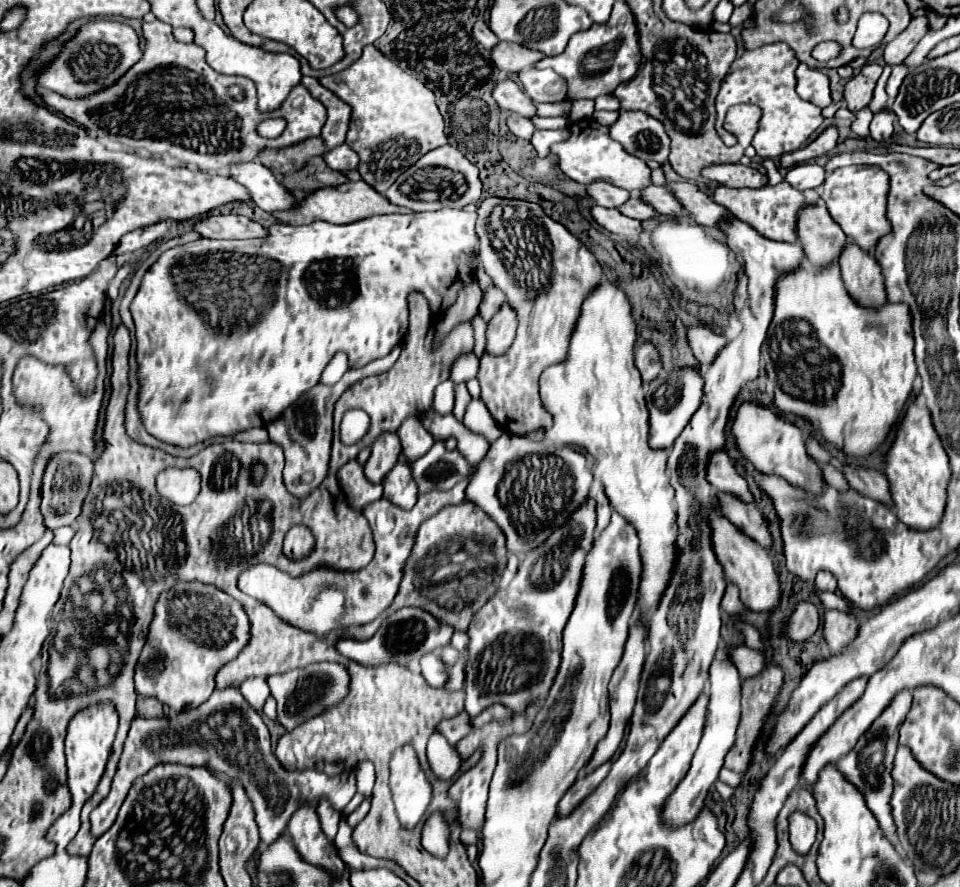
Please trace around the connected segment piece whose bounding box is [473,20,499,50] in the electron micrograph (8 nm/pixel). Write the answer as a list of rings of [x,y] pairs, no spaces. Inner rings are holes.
[[[477,20],[477,24],[473,26],[473,36],[475,36],[487,50],[491,50],[491,48],[499,42],[499,38],[491,32],[491,28],[489,28],[483,20]]]

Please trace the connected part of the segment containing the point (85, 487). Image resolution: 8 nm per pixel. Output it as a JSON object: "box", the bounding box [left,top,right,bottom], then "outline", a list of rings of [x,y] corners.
{"box":[41,452,93,526],"outline":[[[61,452],[49,462],[49,466],[45,470],[45,478],[43,478],[43,502],[41,502],[45,526],[71,526],[71,524],[75,524],[77,516],[81,514],[83,500],[89,492],[91,478],[93,478],[93,462],[91,462],[91,458],[87,458],[83,454]]]}

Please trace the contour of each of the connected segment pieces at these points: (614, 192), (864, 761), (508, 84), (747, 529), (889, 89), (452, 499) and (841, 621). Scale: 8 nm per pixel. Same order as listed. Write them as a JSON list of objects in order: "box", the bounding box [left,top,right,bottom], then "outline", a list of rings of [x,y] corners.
[{"box":[587,182,631,208],"outline":[[[593,182],[593,184],[589,184],[587,192],[599,206],[605,206],[605,208],[619,208],[631,196],[627,190],[617,188],[609,182]]]},{"box":[837,690,911,844],"outline":[[[903,690],[903,694],[897,694],[895,700],[889,704],[889,708],[871,724],[871,728],[859,738],[859,742],[855,744],[855,750],[851,750],[851,754],[847,754],[845,758],[841,758],[837,762],[837,770],[849,780],[853,782],[859,792],[863,794],[867,808],[873,812],[873,816],[879,822],[879,828],[883,830],[883,836],[887,840],[891,840],[895,844],[895,822],[891,818],[891,790],[893,790],[893,778],[891,778],[891,766],[893,766],[893,758],[895,758],[895,750],[897,750],[897,738],[899,738],[899,728],[903,724],[903,718],[907,716],[911,708],[911,692]]]},{"box":[493,80,537,118],"outline":[[[499,80],[495,90],[493,90],[493,98],[497,100],[497,104],[505,110],[511,110],[515,114],[521,114],[525,118],[533,118],[537,114],[535,102],[531,98],[527,98],[527,94],[511,80]]]},{"box":[719,494,771,550],"outline":[[[719,494],[719,500],[721,500],[721,510],[731,520],[731,524],[735,524],[739,530],[743,530],[743,534],[751,536],[763,548],[771,550],[769,522],[757,510],[757,506],[745,504],[739,498],[733,498],[731,494]]]},{"box":[885,64,909,106],"outline":[[[905,64],[893,66],[893,72],[891,72],[891,76],[889,76],[889,80],[887,80],[887,86],[885,86],[889,106],[893,104],[897,96],[897,90],[899,90],[899,86],[901,86],[901,82],[903,82],[903,78],[905,78],[907,72],[909,72],[909,68],[907,68]]]},{"box":[345,482,465,628],"outline":[[[465,482],[457,484],[455,488],[447,490],[447,492],[441,492],[441,490],[433,490],[433,492],[427,492],[423,496],[419,496],[415,508],[411,510],[401,510],[401,508],[393,508],[395,512],[391,512],[391,520],[389,520],[389,502],[385,498],[369,504],[363,514],[373,530],[373,538],[375,538],[375,556],[373,560],[361,568],[361,570],[355,570],[355,572],[347,572],[347,586],[349,586],[349,598],[347,598],[347,614],[345,614],[345,628],[351,626],[353,622],[357,622],[357,626],[363,626],[363,624],[369,624],[373,622],[395,598],[397,590],[399,590],[399,582],[403,578],[403,566],[405,566],[405,560],[411,552],[411,546],[415,542],[415,534],[417,534],[417,528],[423,520],[431,518],[433,514],[437,514],[443,506],[449,506],[449,504],[459,504],[463,502],[465,498]]]},{"box":[823,610,859,654],"outline":[[[827,610],[823,632],[825,632],[825,640],[829,644],[831,654],[839,654],[853,638],[857,638],[859,620],[853,614],[845,614],[839,610]]]}]

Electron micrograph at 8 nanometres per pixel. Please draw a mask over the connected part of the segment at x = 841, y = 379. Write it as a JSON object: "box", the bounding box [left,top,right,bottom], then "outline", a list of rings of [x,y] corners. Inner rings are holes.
{"box":[763,264,917,456],"outline":[[[837,264],[815,274],[809,268],[785,274],[777,284],[777,292],[775,316],[763,344],[767,376],[775,384],[775,406],[785,414],[791,412],[811,422],[827,444],[843,450],[847,456],[869,456],[885,442],[891,426],[899,420],[917,376],[909,308],[905,304],[885,304],[871,310],[855,304],[843,286]],[[809,334],[815,336],[819,348],[807,348]]]}

